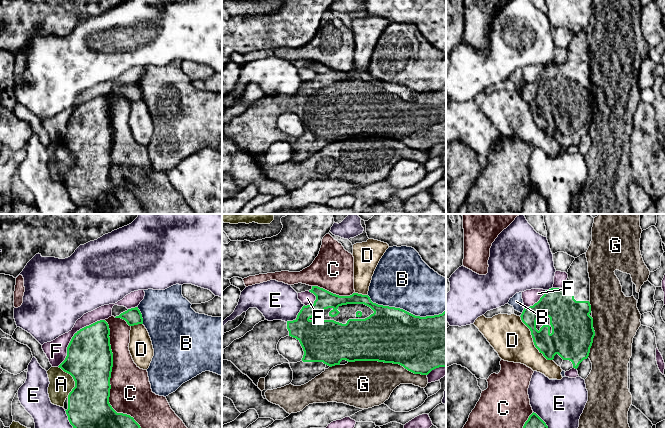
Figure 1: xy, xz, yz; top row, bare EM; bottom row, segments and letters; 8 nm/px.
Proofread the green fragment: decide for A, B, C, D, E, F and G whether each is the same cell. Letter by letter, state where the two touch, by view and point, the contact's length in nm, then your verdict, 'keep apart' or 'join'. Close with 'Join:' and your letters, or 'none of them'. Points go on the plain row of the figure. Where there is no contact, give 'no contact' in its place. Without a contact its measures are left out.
A: meets green in xy at (74, 156); contact 260 nm long; keep apart
B: meets green in xz at (406, 87); contact 650 nm long; keep apart
C: meets green in xy at (109, 160); contact 1000 nm long; keep apart
D: meets green in yz at (533, 116); contact 440 nm long; keep apart
E: meets green in xz at (297, 92); contact 200 nm long; keep apart
F: meets green in xy at (74, 111); contact 550 nm long; keep apart
G: meets green in xz at (387, 138); contact 650 nm long; keep apart
Join: none of them

